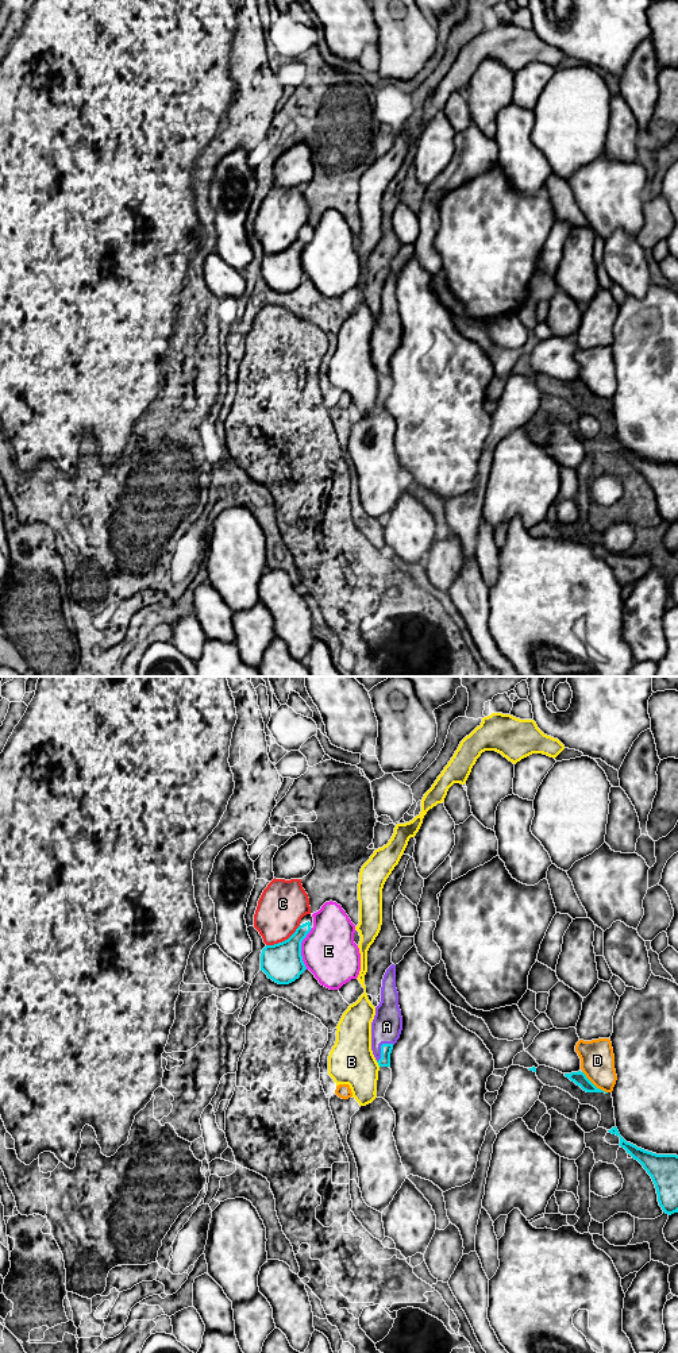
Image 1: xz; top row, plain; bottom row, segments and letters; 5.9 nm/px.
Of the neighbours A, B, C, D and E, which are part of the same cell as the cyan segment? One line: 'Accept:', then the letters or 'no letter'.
Accept: A

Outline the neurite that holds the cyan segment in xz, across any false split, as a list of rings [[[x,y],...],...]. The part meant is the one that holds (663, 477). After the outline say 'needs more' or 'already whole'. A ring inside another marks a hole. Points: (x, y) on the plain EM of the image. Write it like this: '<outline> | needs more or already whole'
[[[617,436],[608,439],[620,446],[620,455],[637,469],[647,482],[651,485],[658,510],[663,521],[671,524],[678,521],[678,465],[677,463],[656,463],[636,454],[627,451],[619,442]]] | already whole

